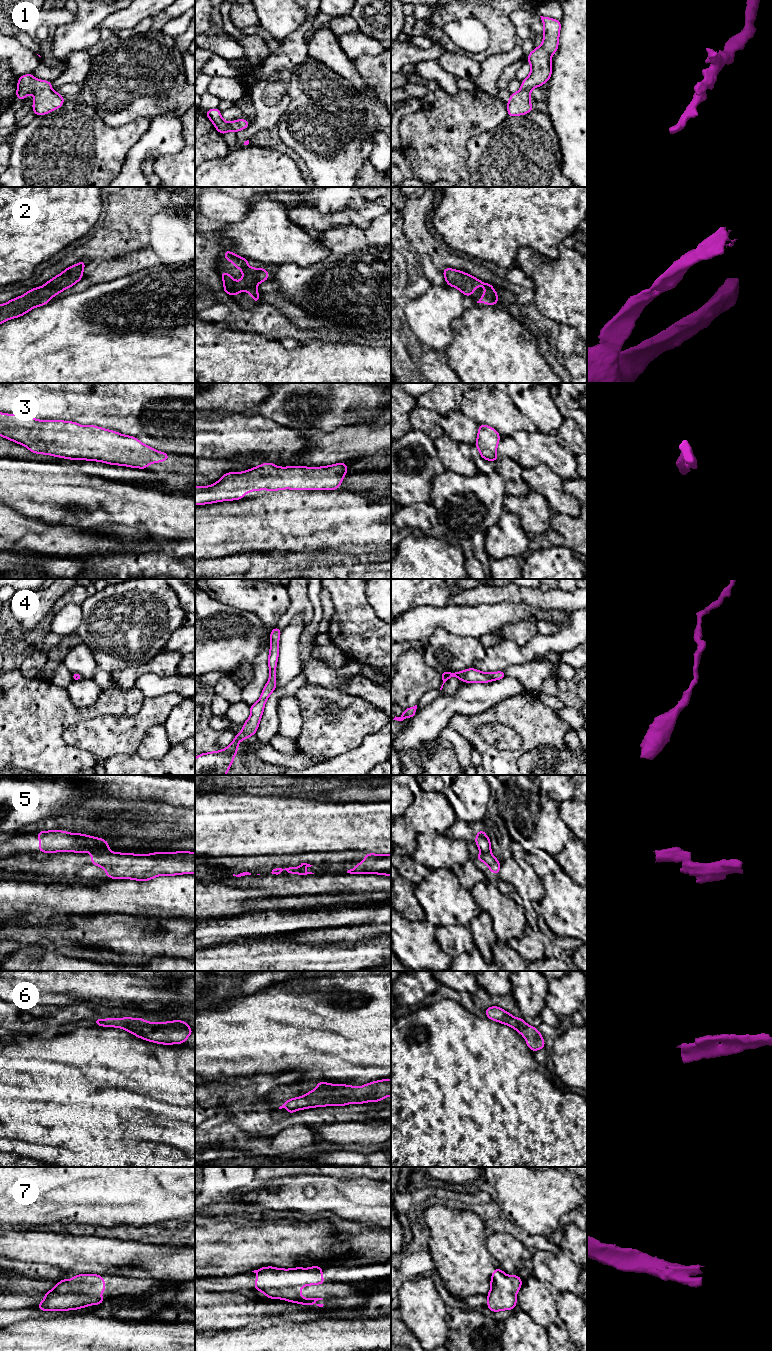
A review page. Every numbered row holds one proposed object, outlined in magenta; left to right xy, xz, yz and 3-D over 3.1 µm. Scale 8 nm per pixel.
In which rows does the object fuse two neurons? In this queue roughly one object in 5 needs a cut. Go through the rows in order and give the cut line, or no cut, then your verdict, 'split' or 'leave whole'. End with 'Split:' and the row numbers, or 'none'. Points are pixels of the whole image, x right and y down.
1: no cut; leave whole
2: no cut; leave whole
3: no cut; leave whole
4: no cut; leave whole
5: cut in yz along (481, 851), (490, 852); split
6: no cut; leave whole
7: no cut; leave whole
Split: 5

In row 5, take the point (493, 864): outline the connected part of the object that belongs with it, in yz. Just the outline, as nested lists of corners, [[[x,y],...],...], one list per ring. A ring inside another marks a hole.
[[[480,852],[476,859],[484,862],[488,866],[490,871],[496,876],[498,876],[500,870],[500,861],[497,860],[491,852]]]

